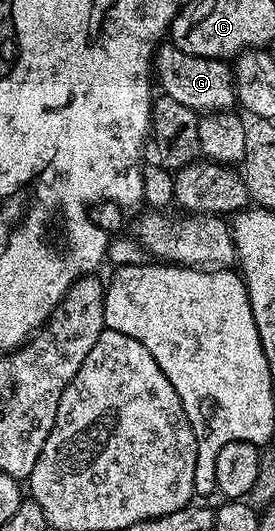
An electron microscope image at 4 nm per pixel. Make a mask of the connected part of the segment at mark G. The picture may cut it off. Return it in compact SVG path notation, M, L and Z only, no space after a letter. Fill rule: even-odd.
M172 41L162 42L153 56L155 83L167 97L198 113L224 113L237 103L233 68L224 59L208 59L183 53Z

